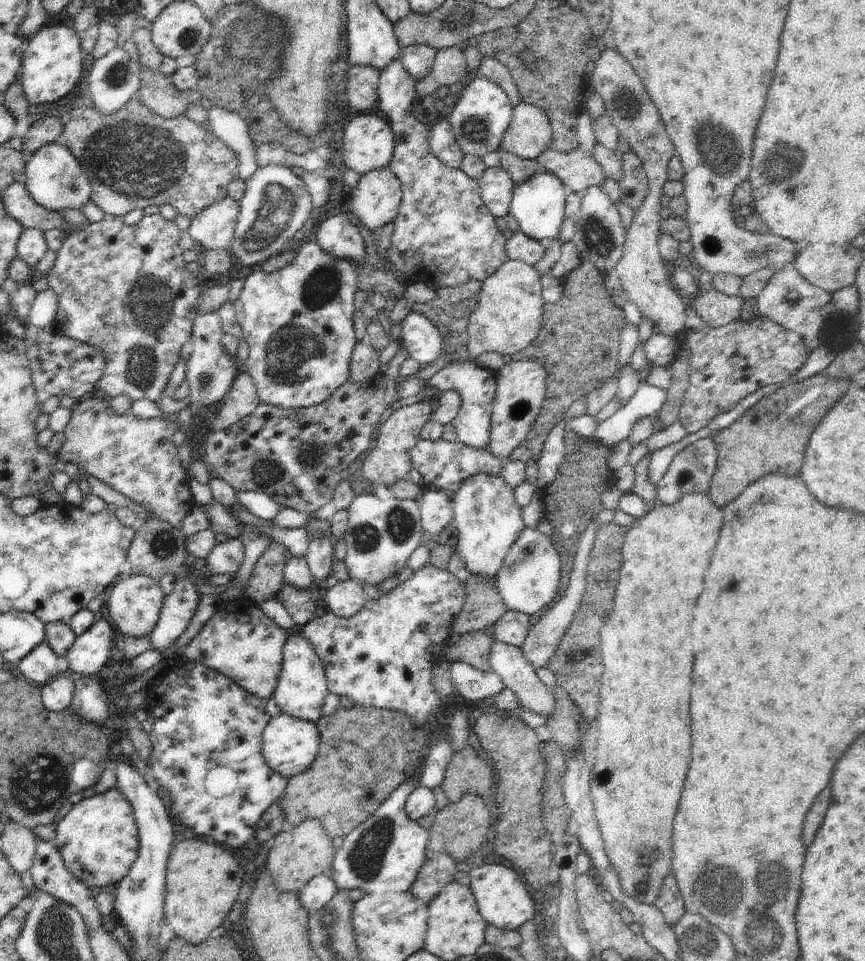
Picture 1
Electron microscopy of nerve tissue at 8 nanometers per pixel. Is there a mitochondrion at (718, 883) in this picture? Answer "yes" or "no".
yes

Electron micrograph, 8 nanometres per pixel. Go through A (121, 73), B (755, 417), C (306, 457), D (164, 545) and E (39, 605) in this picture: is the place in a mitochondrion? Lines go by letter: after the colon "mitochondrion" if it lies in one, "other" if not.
A: mitochondrion
B: other
C: mitochondrion
D: mitochondrion
E: other

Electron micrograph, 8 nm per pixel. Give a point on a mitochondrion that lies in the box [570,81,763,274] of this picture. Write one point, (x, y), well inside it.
(716, 146)

